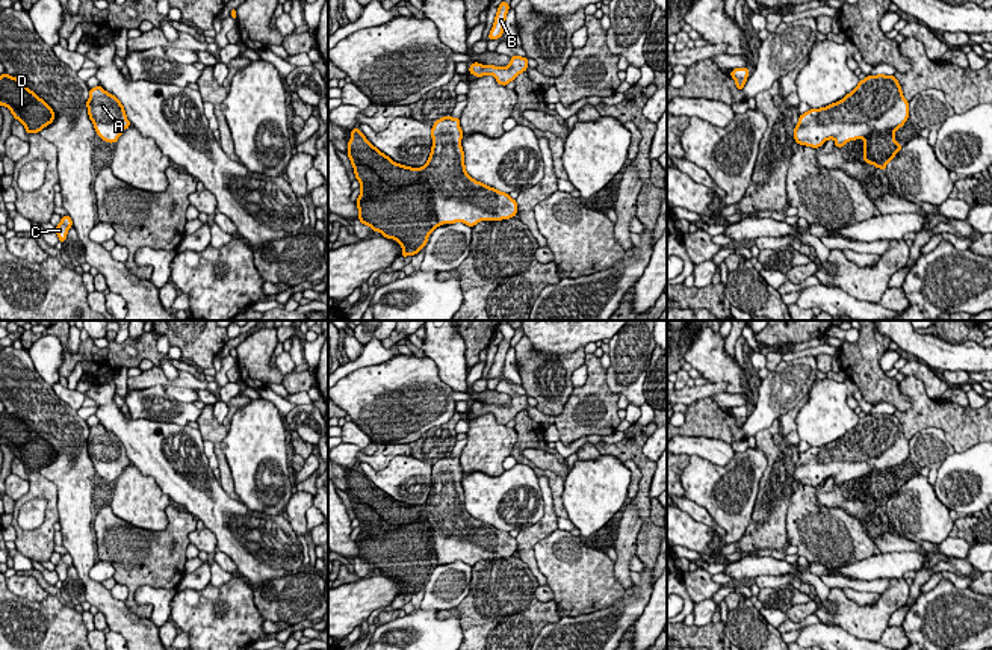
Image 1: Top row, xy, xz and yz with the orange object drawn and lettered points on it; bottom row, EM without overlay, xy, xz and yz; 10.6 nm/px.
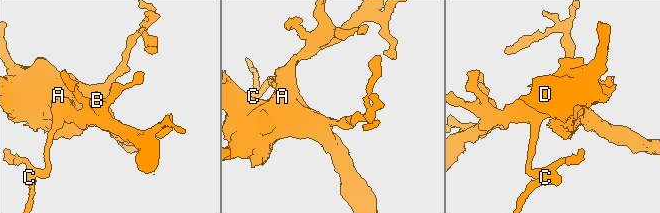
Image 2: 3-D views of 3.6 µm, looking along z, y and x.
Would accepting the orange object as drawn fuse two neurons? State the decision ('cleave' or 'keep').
keep

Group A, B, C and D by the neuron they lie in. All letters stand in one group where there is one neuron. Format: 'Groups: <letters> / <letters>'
Groups: A B C D

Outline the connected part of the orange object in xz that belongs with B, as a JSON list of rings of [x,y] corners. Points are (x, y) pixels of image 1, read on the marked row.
[[[502,0],[501,5],[498,6],[498,14],[494,15],[494,23],[490,30],[488,41],[499,39],[502,36],[508,11],[510,5]]]

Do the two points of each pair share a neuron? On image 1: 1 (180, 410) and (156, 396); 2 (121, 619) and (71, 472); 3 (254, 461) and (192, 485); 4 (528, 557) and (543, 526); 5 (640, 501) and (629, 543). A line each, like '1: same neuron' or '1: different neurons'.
1: same neuron
2: same neuron
3: different neurons
4: same neuron
5: different neurons

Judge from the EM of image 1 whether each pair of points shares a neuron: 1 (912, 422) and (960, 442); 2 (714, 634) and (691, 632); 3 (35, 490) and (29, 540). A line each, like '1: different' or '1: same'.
1: same
2: same
3: same

